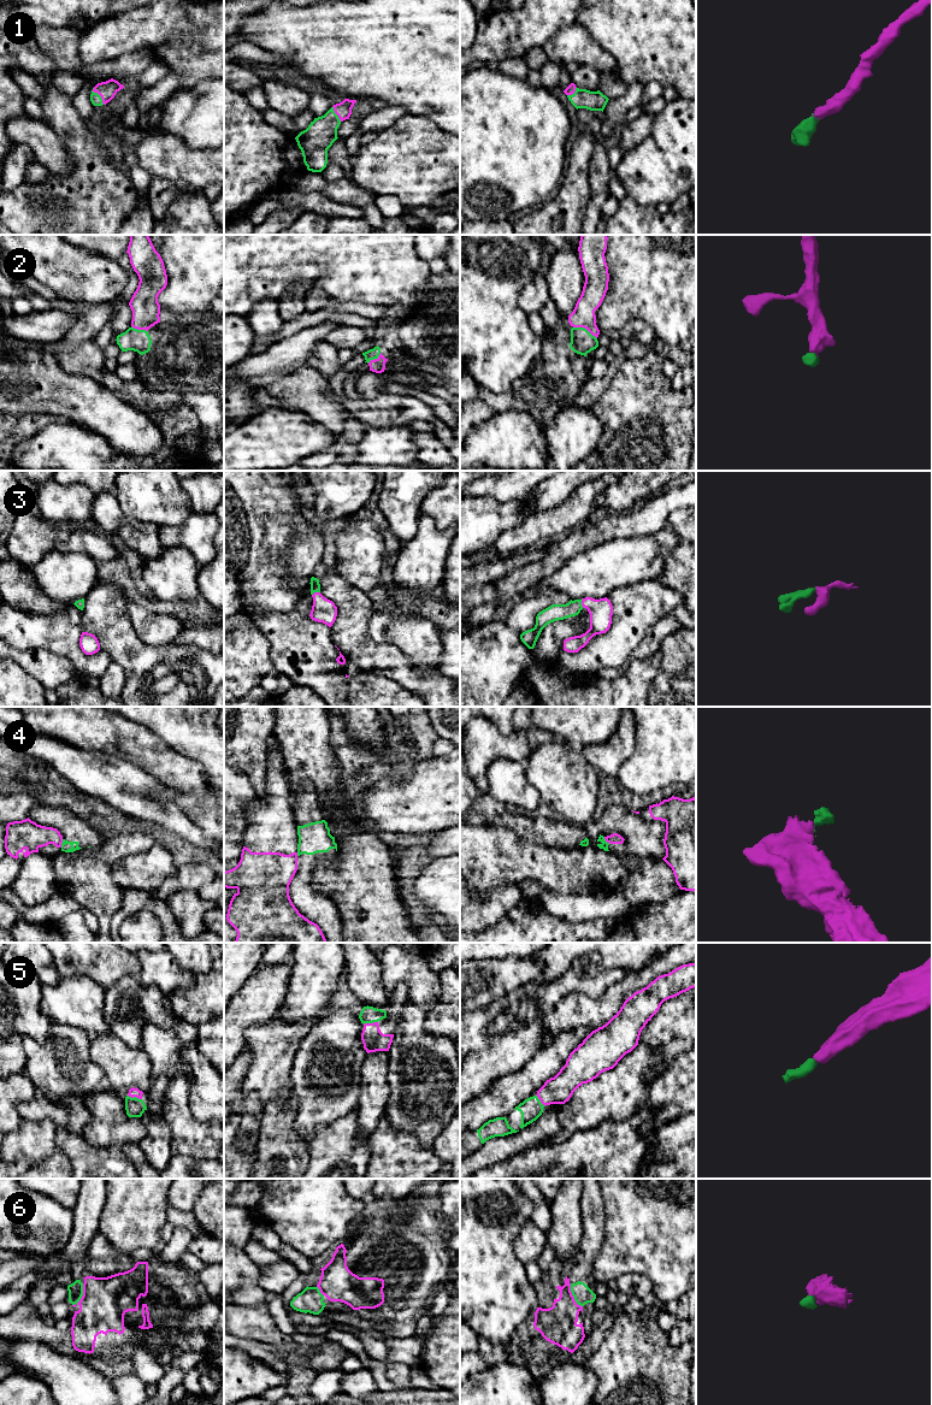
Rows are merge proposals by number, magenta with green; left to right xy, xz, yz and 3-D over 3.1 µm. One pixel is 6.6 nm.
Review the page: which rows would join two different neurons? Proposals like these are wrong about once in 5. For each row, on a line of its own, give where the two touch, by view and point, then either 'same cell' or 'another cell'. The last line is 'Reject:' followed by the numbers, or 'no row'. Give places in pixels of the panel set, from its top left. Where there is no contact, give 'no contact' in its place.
1: contact xy (99, 94); same cell
2: contact yz (585, 328); same cell
3: contact yz (582, 603); same cell
4: contact xy (62, 842); another cell
5: contact xy (135, 1096); same cell
6: contact yz (572, 1296); same cell
Reject: 4

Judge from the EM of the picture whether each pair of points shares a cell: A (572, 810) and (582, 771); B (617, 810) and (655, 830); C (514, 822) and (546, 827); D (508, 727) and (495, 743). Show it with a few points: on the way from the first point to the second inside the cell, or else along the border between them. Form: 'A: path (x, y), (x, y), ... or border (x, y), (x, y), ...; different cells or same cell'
A: path (572, 801), (572, 780); same cell
B: path (626, 820), (636, 830), (646, 830); same cell
C: path (521, 825), (538, 827); same cell
D: border (487, 719), (503, 735), (509, 735), (514, 730); different cells

